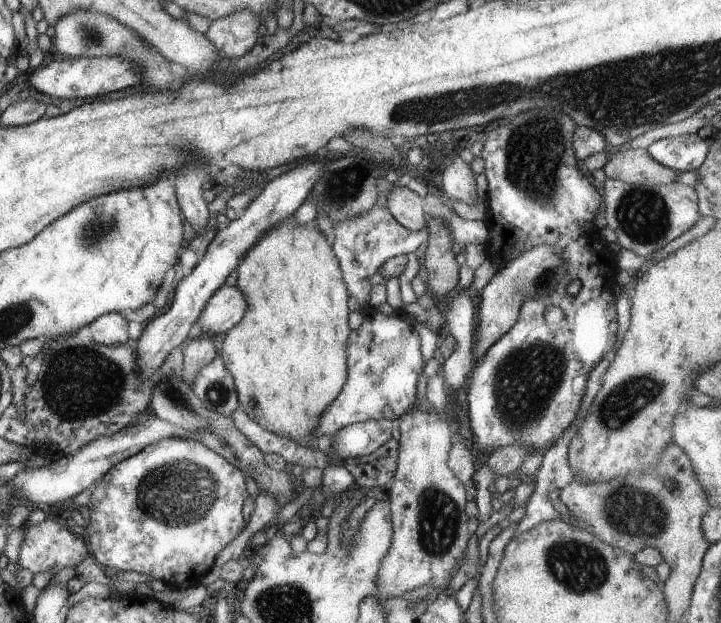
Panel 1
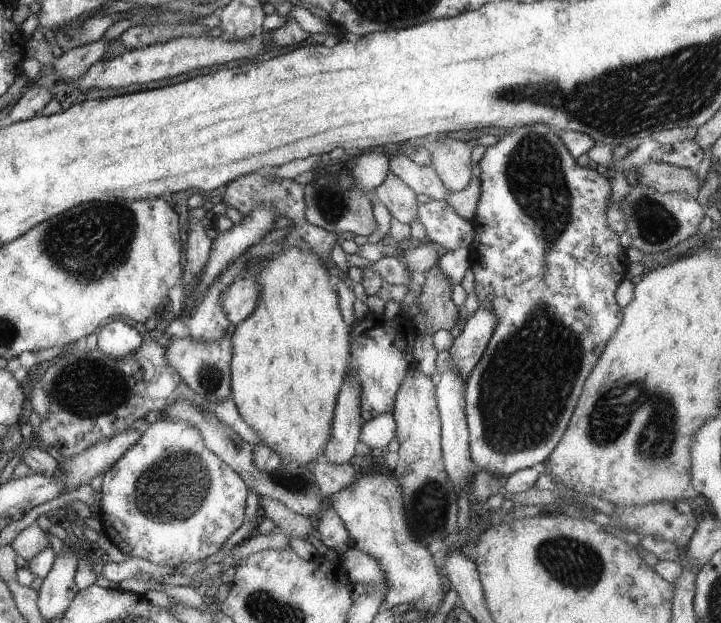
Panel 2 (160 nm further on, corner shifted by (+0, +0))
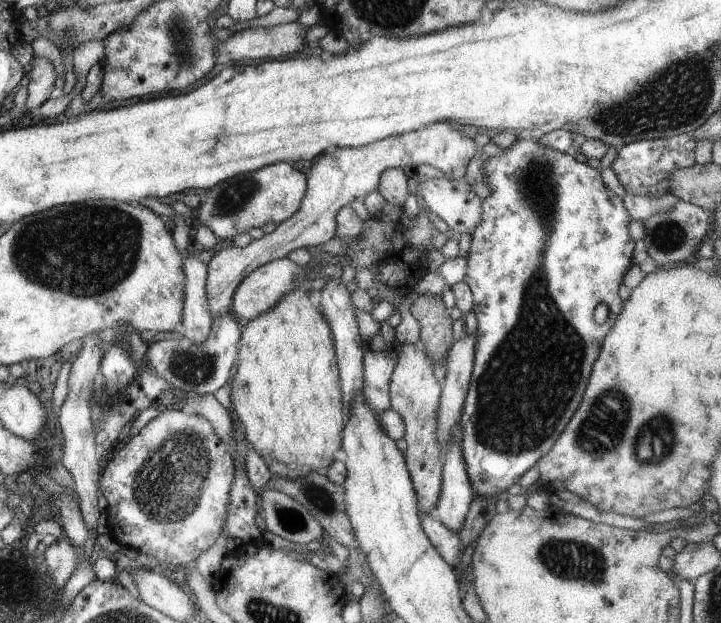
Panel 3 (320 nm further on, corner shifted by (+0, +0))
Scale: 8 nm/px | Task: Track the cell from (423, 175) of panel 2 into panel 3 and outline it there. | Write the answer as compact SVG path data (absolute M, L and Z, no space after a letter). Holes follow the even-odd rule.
M427 177L417 188L424 206L440 216L452 230L472 236L482 222L483 198L463 178L450 181Z

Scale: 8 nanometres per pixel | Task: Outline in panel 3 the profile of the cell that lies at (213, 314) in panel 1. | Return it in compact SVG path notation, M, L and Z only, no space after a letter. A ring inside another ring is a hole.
M288 257L273 260L258 267L248 276L245 276L235 290L231 306L233 316L243 324L267 313L272 307L276 306L285 293L298 289L308 280L306 272L306 269L300 267Z

